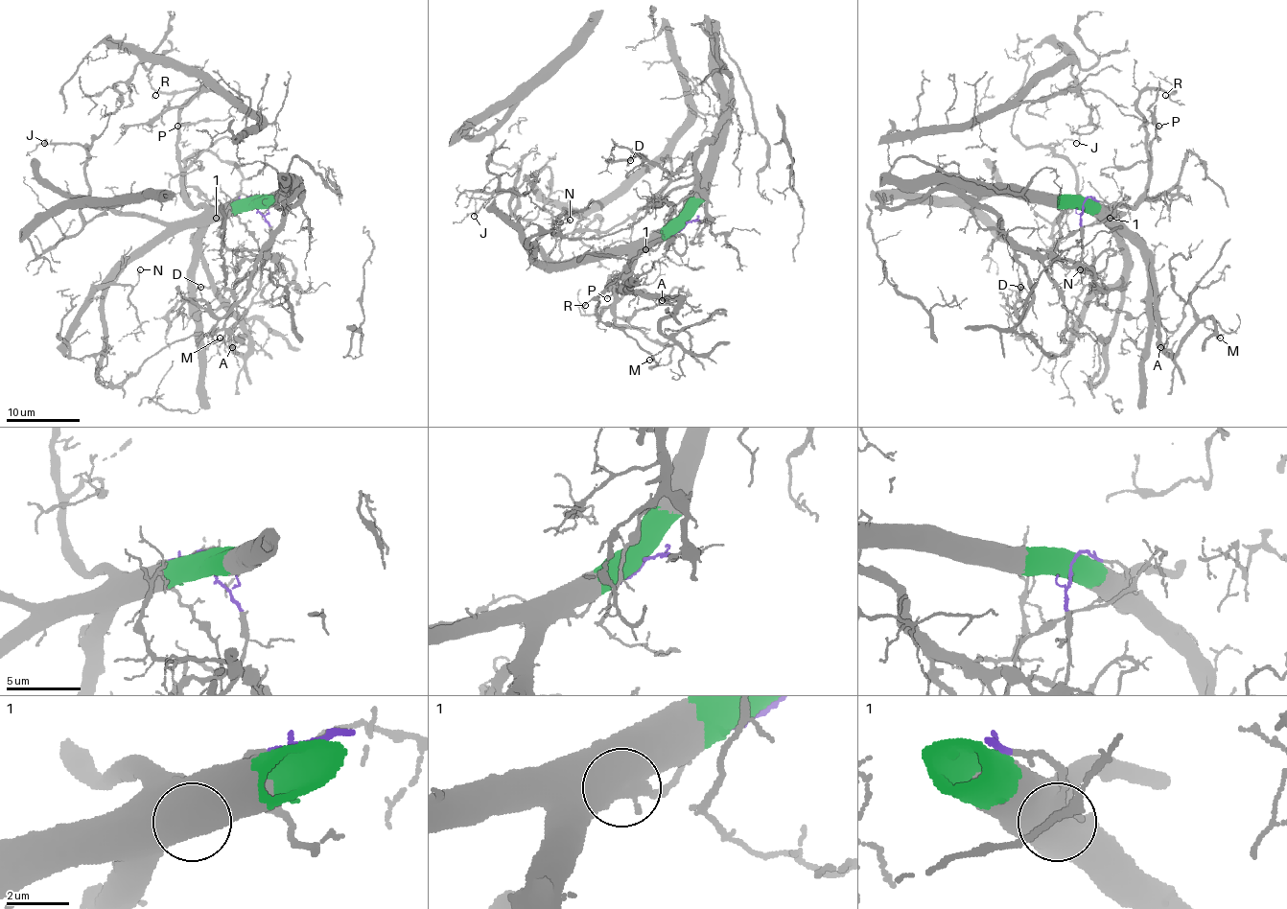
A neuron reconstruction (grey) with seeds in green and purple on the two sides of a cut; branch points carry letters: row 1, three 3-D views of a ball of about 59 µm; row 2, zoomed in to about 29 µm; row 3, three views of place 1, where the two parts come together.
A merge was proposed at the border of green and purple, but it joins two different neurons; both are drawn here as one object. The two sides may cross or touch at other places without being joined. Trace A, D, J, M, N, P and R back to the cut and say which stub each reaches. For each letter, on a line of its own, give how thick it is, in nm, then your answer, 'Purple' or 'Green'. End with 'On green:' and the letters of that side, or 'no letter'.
A: Thickness 110 nm. Green
D: Thickness 90 nm. Purple
J: Thickness 140 nm. Green
M: Thickness 150 nm. Green
N: Thickness 130 nm. Green
P: Thickness 130 nm. Green
R: Thickness 110 nm. Green
On green: A, J, M, N, P, R

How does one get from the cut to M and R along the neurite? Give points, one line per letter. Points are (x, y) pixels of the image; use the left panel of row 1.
M: (256, 201), (220, 214), (201, 238), (212, 291), (240, 323), (247, 351), (230, 341), (244, 323), (220, 337)
R: (256, 201), (234, 201), (218, 208), (192, 203), (182, 184), (177, 126), (198, 88), (156, 90), (154, 96)

